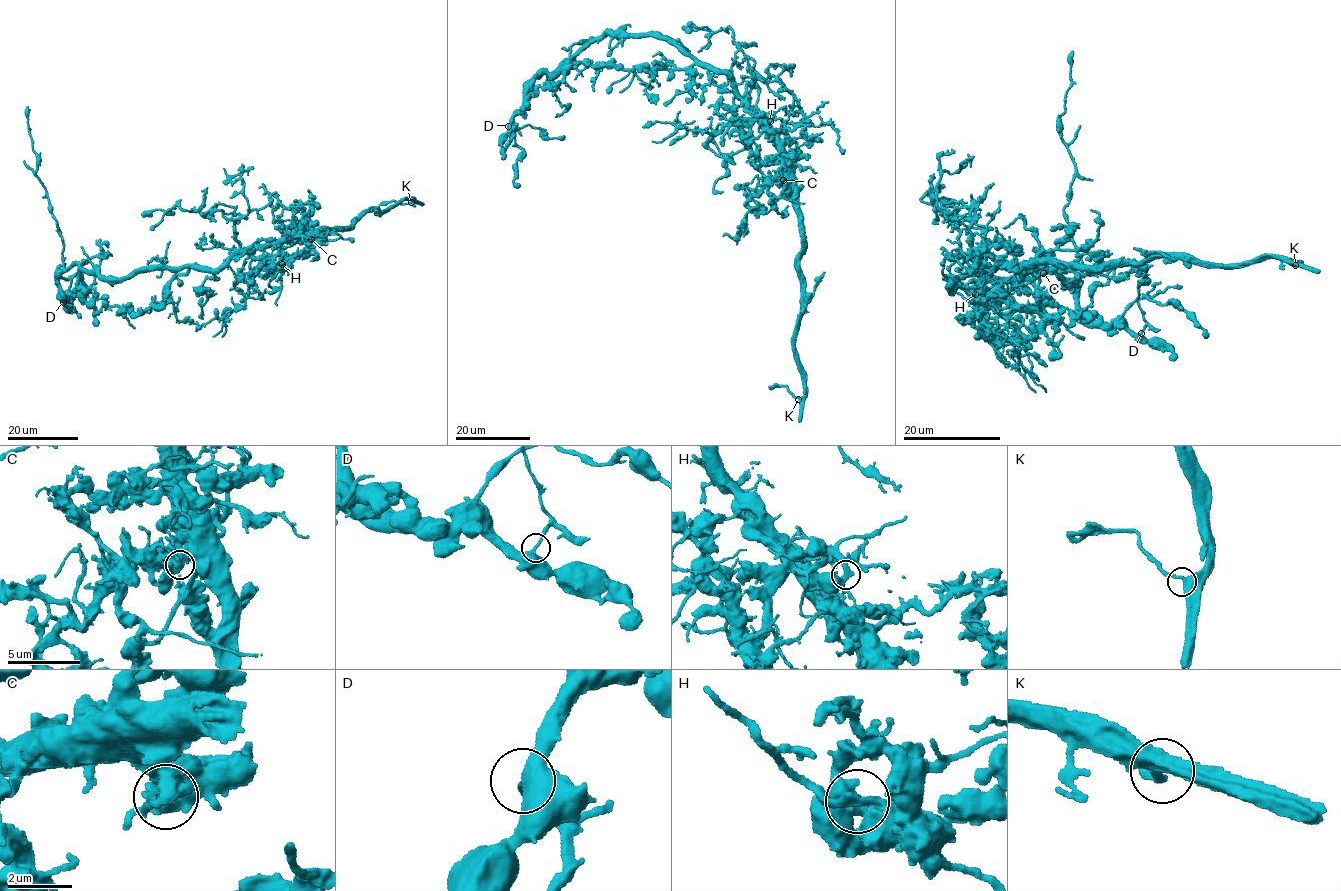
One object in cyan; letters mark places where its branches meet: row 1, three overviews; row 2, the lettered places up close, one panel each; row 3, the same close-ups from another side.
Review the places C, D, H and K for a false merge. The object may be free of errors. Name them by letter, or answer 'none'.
none

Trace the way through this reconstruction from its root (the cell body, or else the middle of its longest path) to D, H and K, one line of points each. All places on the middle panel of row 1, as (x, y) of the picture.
D: (719, 69), (698, 64), (663, 39), (605, 33), (591, 39), (560, 70), (533, 78), (524, 107), (508, 126)
H: (719, 69), (730, 79), (746, 109), (759, 120), (766, 115), (770, 121)
K: (719, 69), (773, 139), (785, 178), (794, 190), (802, 233), (802, 309), (794, 353), (805, 391), (798, 399)

